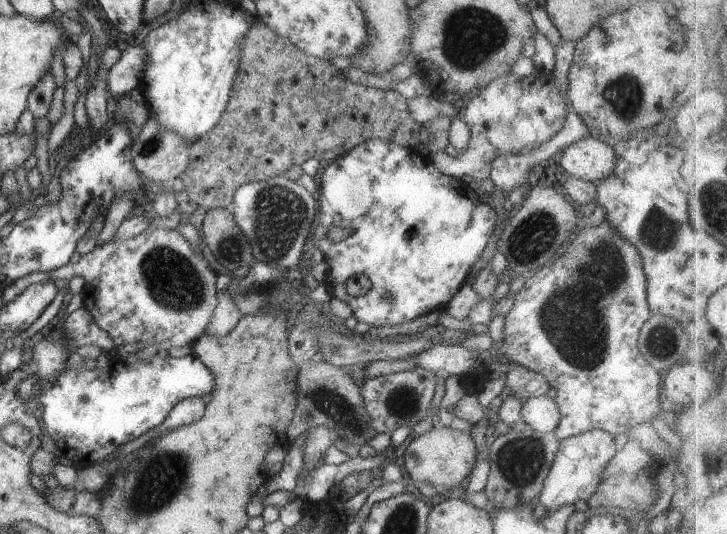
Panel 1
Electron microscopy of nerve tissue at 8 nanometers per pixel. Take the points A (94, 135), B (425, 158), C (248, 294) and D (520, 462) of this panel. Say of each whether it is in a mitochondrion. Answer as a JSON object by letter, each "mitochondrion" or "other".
{"A":"other","B":"other","C":"mitochondrion","D":"mitochondrion"}

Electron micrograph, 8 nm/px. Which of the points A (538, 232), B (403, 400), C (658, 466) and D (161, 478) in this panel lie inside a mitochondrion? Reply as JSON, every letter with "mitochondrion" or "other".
{"A":"mitochondrion","B":"mitochondrion","C":"other","D":"mitochondrion"}

